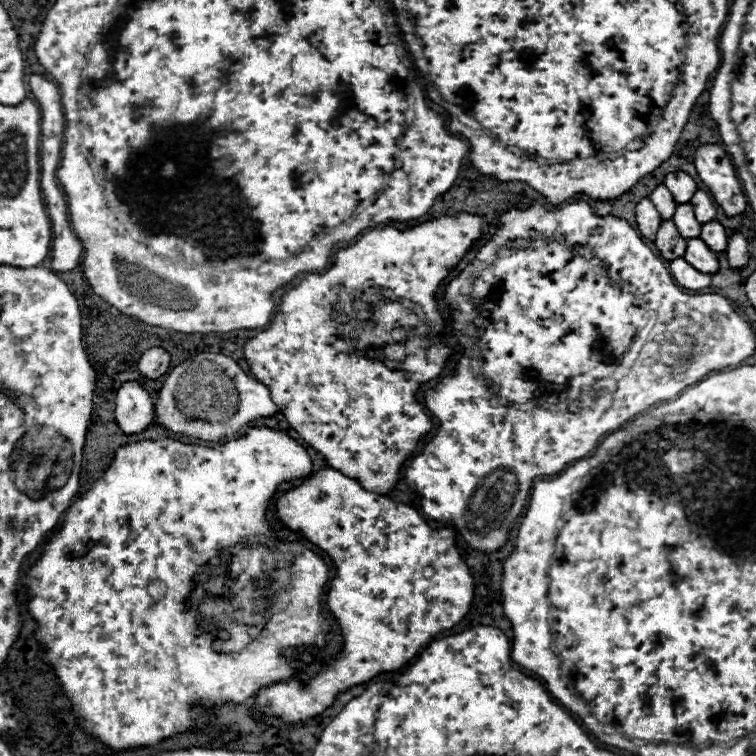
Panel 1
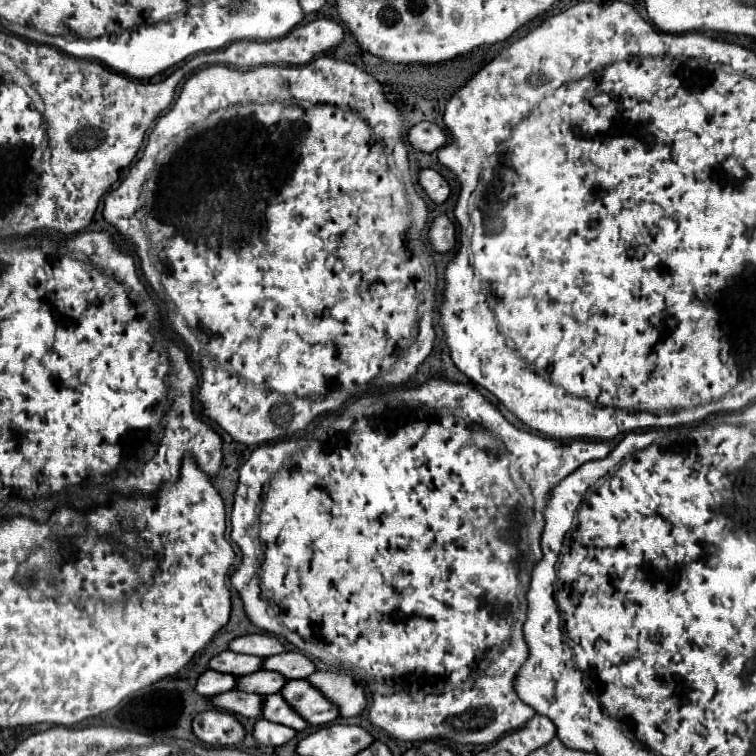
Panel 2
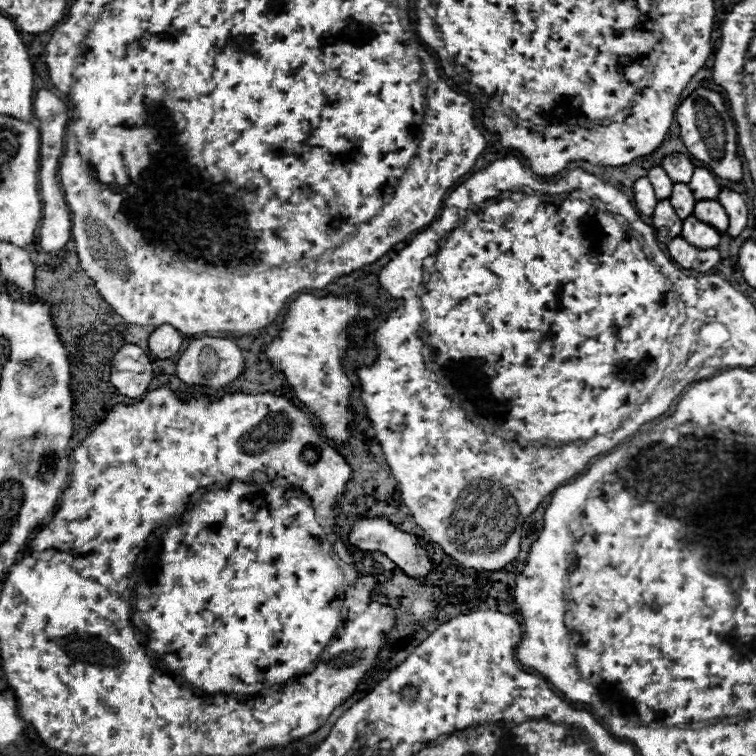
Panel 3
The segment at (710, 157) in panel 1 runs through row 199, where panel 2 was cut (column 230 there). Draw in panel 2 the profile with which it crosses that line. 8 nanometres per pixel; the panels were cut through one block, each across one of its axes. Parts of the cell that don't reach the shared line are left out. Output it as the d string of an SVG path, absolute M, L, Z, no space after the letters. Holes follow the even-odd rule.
M218 708L200 712L192 722L192 730L198 740L210 746L234 746L246 736L246 728L230 712Z

